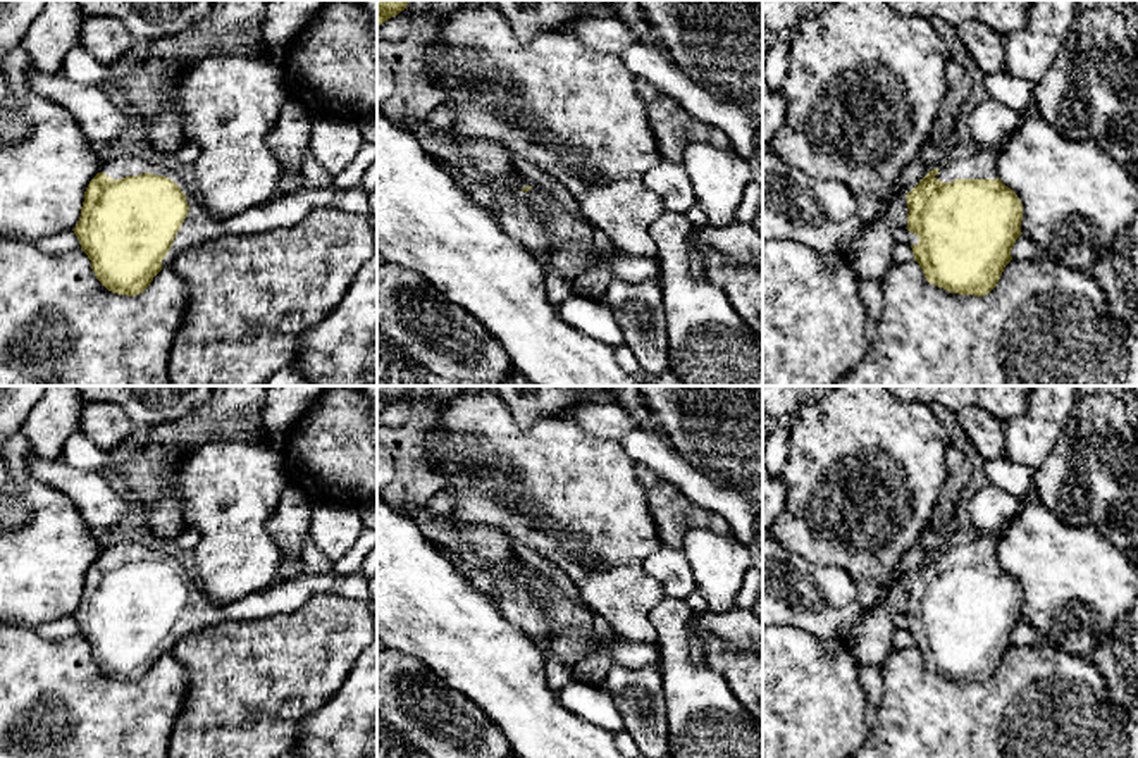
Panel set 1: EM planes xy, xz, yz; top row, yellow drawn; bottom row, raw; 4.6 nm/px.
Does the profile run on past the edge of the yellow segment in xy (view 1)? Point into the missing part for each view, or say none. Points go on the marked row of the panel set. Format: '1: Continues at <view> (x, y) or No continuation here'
1: Continues at xy (198, 226)

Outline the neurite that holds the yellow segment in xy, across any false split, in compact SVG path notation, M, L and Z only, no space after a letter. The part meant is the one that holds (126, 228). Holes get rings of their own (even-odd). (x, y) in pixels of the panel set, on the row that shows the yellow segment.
M115 157L102 164L100 172L84 191L81 217L72 229L81 250L91 260L96 279L112 293L136 296L153 277L189 246L236 234L253 236L301 222L315 208L337 208L368 215L368 193L362 184L343 190L334 184L301 188L279 200L269 200L229 219L215 219L201 205L193 184L170 165L146 162L138 157Z

